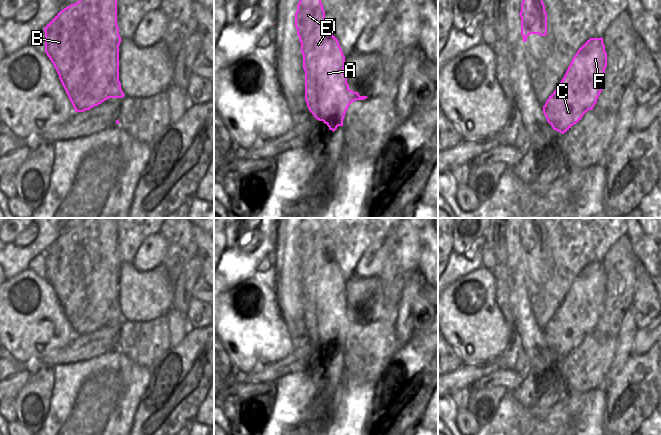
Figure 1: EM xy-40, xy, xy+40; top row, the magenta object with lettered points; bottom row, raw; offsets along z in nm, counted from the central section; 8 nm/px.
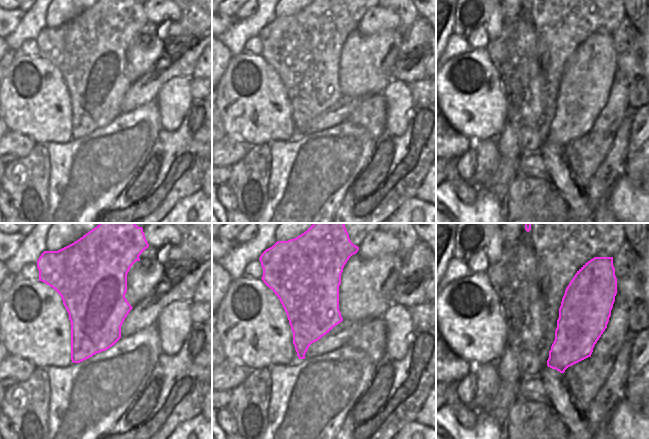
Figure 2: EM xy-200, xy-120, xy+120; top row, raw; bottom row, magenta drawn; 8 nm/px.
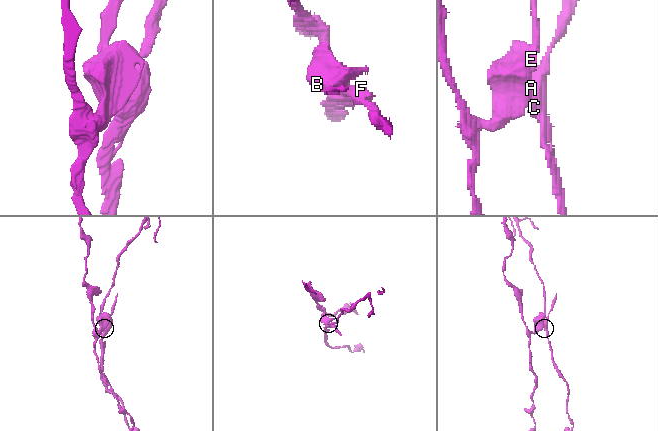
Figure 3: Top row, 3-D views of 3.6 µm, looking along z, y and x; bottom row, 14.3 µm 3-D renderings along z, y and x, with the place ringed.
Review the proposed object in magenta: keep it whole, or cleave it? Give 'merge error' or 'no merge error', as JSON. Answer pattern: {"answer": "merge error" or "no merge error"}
{"answer": "merge error"}

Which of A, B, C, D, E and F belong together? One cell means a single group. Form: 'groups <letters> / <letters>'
groups A B D E / C F

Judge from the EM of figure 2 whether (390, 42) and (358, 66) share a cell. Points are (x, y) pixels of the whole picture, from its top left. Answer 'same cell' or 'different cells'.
same cell

